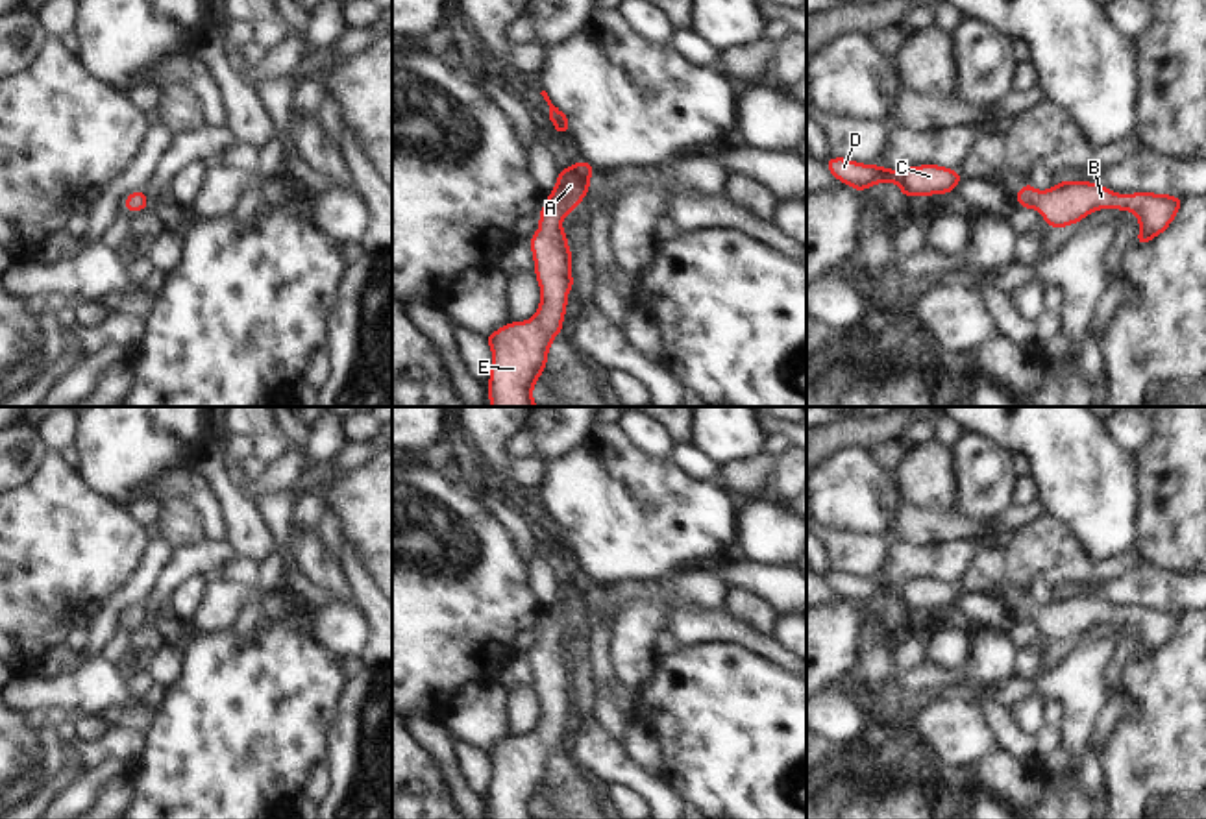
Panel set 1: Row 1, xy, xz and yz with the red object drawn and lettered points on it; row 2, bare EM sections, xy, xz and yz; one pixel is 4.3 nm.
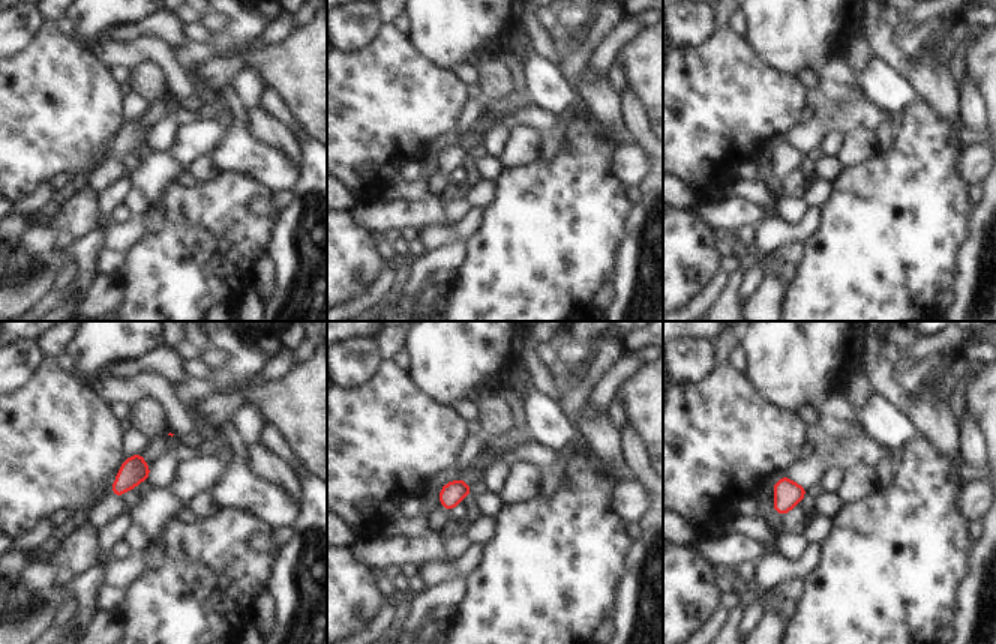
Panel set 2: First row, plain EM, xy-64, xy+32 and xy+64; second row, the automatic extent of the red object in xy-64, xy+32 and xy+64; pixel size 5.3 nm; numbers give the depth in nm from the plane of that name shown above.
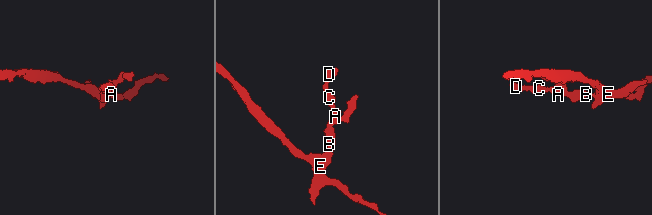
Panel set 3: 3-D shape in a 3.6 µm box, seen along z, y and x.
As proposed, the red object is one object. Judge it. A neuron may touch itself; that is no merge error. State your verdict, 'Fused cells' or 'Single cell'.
Single cell.

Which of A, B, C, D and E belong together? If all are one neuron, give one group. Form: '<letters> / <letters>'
A B C D E

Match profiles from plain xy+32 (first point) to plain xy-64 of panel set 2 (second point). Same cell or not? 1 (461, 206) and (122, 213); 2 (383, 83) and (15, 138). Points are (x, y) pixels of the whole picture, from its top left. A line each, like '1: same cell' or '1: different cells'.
1: same cell
2: same cell

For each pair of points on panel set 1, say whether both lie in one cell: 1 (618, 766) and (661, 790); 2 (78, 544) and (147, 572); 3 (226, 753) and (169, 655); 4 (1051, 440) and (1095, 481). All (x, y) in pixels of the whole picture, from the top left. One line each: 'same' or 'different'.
1: same
2: different
3: different
4: same

